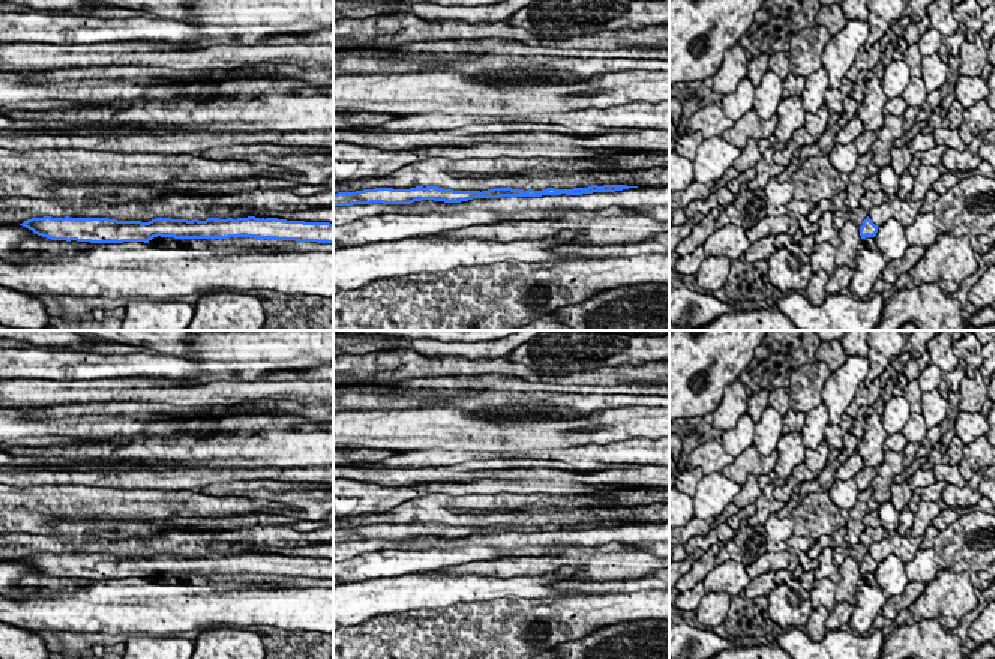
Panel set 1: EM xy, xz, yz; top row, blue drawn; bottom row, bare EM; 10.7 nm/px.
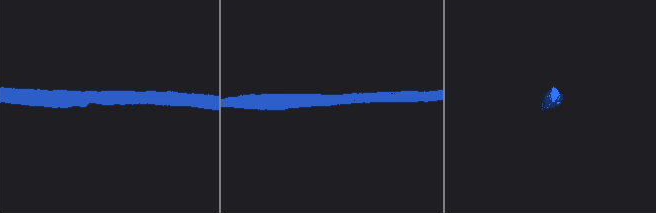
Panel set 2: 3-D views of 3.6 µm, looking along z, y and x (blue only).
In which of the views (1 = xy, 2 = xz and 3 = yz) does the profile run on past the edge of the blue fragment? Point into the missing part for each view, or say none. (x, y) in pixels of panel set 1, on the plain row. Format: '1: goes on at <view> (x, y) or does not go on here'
1: does not go on here
2: does not go on here
3: does not go on here

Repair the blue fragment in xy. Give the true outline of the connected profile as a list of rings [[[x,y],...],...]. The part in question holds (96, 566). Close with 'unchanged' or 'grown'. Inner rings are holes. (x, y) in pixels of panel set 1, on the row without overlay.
[[[32,554],[20,560],[35,570],[51,576],[90,579],[144,578],[153,573],[174,575],[228,575],[255,573],[296,578],[333,579],[333,560],[287,557],[278,554],[207,554],[171,555],[155,554],[149,558],[117,557],[108,554]]] | unchanged

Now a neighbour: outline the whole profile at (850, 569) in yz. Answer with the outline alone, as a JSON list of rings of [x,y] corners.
[[[851,555],[839,566],[842,575],[840,582],[836,590],[836,602],[846,602],[852,606],[857,605],[857,582],[863,578],[860,572],[860,563],[857,563]]]

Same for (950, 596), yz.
[[[939,569],[911,609],[915,621],[938,620],[942,627],[954,629],[962,617],[977,606],[978,599],[968,569],[959,573]]]

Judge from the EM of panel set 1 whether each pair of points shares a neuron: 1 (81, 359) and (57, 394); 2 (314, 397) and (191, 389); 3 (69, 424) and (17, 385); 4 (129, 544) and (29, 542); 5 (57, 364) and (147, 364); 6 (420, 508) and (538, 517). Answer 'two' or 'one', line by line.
1: two
2: one
3: two
4: one
5: one
6: one

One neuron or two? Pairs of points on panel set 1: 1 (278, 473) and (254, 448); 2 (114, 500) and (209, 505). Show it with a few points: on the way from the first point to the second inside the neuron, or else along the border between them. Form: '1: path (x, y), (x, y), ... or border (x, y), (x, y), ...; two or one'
1: border (306, 464), (236, 467); two
2: path (138, 505), (185, 506); one

